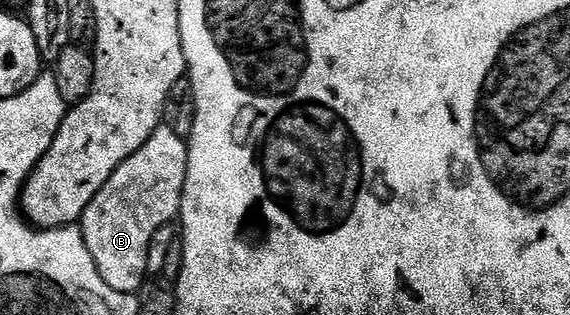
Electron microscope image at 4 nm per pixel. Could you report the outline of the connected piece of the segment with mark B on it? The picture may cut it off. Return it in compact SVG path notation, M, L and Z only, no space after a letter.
M160 126L151 135L149 142L137 150L105 182L105 186L95 195L93 202L83 211L81 227L85 246L89 246L89 254L93 254L93 262L97 262L97 270L113 290L121 290L132 294L138 293L148 279L147 259L149 258L149 242L153 242L153 234L157 230L168 227L171 219L179 216L179 207L183 201L185 178L187 177L187 149L188 141L182 136L173 134L165 126Z

